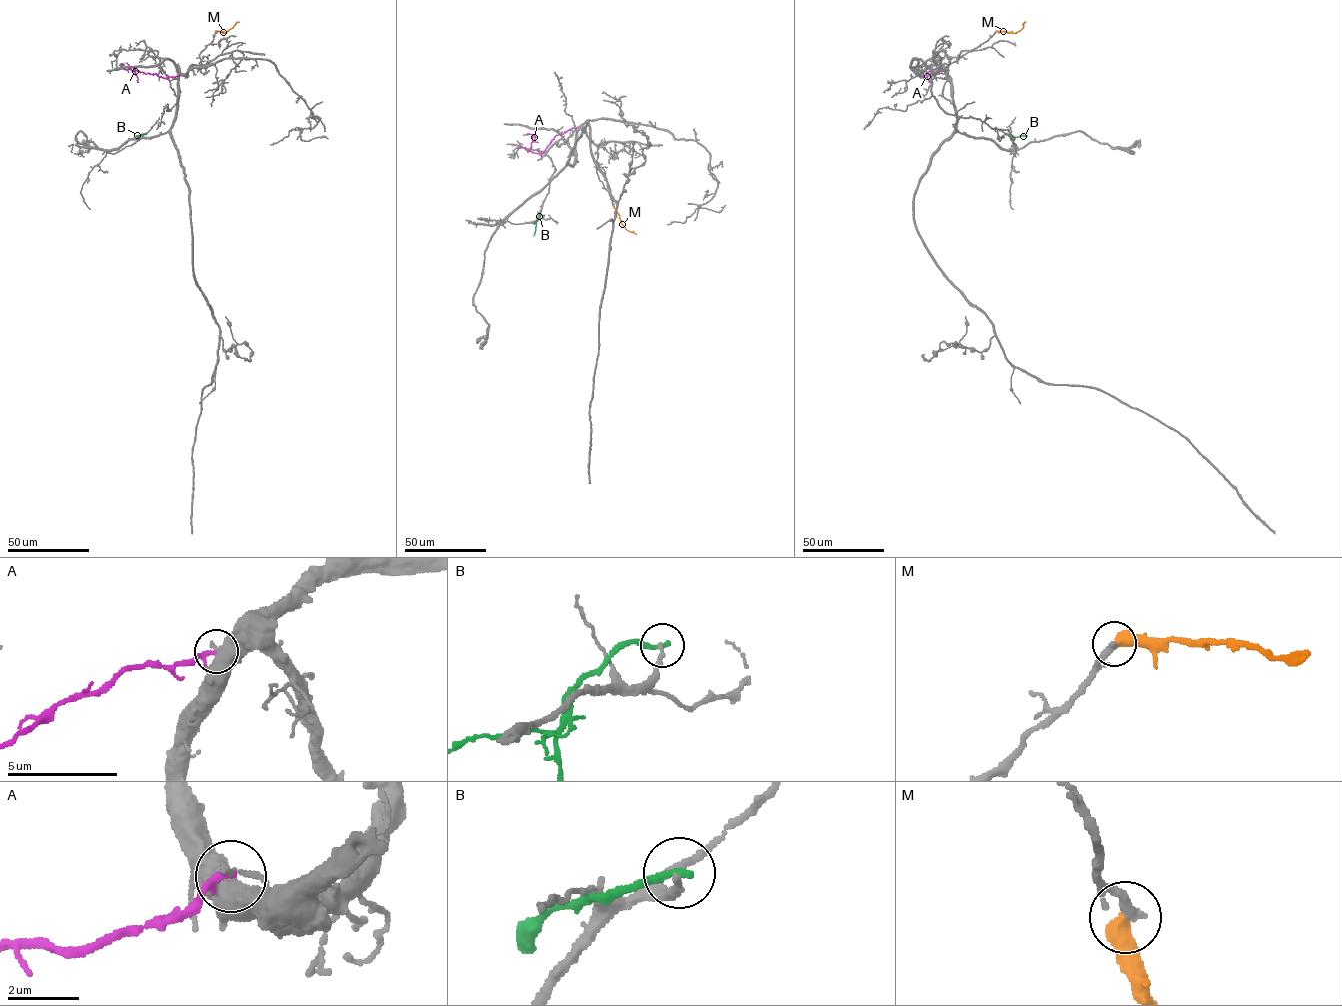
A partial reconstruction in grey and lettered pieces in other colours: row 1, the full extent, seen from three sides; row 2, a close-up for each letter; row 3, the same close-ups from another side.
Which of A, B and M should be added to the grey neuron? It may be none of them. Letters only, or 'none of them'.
M

